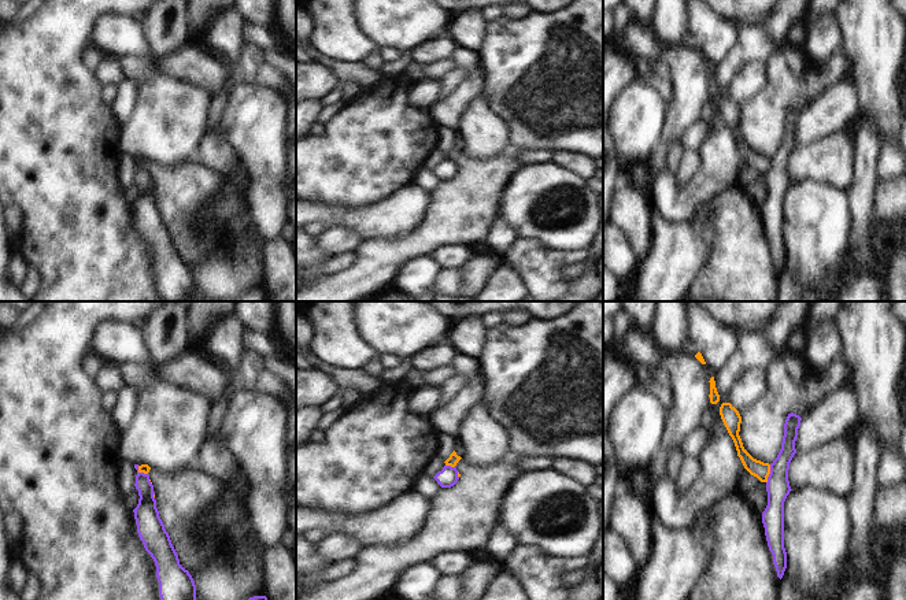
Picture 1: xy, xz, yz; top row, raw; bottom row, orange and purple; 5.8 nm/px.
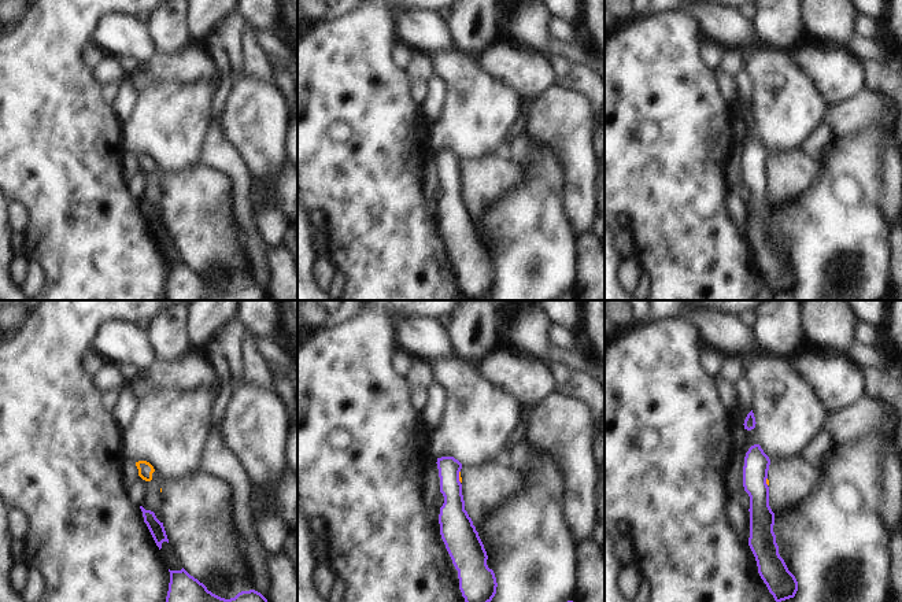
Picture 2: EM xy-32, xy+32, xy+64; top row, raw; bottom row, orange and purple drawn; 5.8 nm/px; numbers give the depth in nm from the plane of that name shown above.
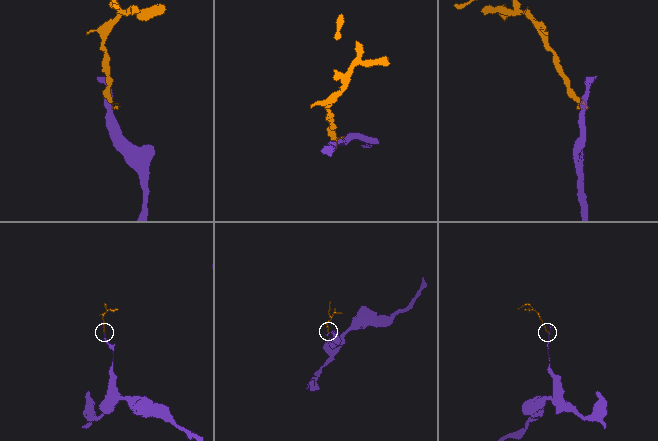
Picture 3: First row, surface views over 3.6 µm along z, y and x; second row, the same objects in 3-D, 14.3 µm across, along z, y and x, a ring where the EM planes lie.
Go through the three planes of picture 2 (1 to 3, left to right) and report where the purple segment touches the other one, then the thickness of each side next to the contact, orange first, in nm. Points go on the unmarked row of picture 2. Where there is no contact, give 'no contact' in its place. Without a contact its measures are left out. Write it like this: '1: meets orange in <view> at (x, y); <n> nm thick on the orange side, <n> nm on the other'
1: no contact
2: meets orange in xy+32 at (459, 169); 20 nm thick on the orange side, 170 nm on the other
3: meets orange in xy+64 at (766, 174); 20 nm thick on the orange side, 150 nm on the other

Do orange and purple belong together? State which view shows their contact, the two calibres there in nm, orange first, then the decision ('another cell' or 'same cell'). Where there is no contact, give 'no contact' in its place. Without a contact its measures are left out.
yz | 100/140 nm | another cell

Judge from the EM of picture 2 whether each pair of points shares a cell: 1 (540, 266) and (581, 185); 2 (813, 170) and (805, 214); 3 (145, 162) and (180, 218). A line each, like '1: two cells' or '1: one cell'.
1: two cells
2: two cells
3: one cell

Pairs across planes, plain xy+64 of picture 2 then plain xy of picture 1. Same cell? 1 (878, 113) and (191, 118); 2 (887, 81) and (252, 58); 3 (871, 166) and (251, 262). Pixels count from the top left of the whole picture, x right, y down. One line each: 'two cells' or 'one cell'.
1: two cells
2: one cell
3: one cell

